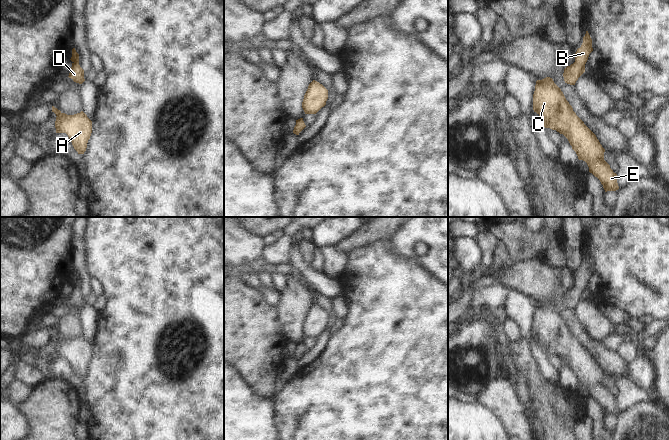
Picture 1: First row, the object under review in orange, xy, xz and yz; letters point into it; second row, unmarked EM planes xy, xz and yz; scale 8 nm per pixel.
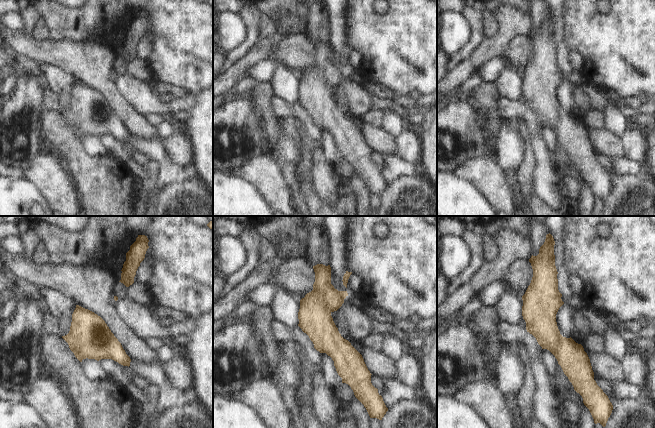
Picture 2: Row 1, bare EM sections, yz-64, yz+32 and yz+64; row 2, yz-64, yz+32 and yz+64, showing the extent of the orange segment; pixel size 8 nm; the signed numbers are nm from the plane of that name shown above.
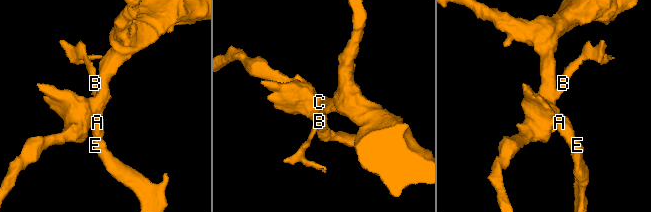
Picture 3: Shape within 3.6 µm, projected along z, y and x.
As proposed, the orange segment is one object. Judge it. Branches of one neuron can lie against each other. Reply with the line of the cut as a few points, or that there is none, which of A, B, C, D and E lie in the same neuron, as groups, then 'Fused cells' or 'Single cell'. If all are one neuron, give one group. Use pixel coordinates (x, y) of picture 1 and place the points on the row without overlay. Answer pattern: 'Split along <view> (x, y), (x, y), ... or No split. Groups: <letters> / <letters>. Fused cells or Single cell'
No split. Groups: A B C D E. Single cell.

